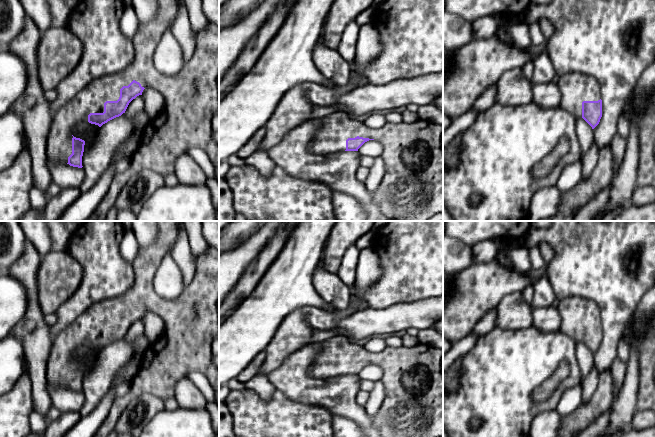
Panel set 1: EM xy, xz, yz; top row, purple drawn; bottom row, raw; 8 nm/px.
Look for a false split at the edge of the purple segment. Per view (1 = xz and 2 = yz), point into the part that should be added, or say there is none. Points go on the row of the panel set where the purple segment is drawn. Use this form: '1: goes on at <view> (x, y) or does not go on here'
1: goes on at xz (412, 187)
2: goes on at yz (576, 87)

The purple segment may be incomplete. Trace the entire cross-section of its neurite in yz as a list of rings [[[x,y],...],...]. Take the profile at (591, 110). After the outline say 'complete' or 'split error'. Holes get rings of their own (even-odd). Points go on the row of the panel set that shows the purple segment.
[[[572,72],[560,76],[557,85],[562,92],[560,107],[576,118],[583,118],[594,129],[602,117],[598,81],[593,76]]]; split error

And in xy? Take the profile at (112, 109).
[[[157,0],[157,6],[156,17],[149,23],[139,24],[133,38],[135,57],[131,64],[123,71],[88,83],[52,117],[47,137],[47,157],[53,163],[67,163],[82,168],[85,141],[72,135],[76,125],[89,122],[101,127],[125,113],[129,103],[142,95],[146,87],[158,90],[165,99],[163,113],[151,119],[142,131],[141,142],[130,157],[130,167],[114,176],[108,192],[87,221],[105,221],[108,211],[113,208],[120,191],[132,175],[144,169],[153,170],[163,176],[174,173],[177,158],[187,154],[191,148],[203,150],[215,169],[219,168],[219,145],[214,141],[211,125],[213,115],[219,113],[219,27],[208,22],[207,27],[197,33],[196,48],[192,57],[184,63],[178,73],[165,75],[155,68],[153,56],[163,34],[173,25],[180,8],[177,0]]]; split error

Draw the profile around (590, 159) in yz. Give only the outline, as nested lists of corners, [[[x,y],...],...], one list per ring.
[[[593,143],[588,150],[588,152],[584,155],[582,163],[583,163],[583,169],[582,169],[582,180],[587,179],[592,171],[594,170],[599,157],[599,149],[596,146],[595,143]]]

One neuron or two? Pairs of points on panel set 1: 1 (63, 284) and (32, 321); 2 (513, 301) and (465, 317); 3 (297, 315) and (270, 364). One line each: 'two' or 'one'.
1: two
2: two
3: one

